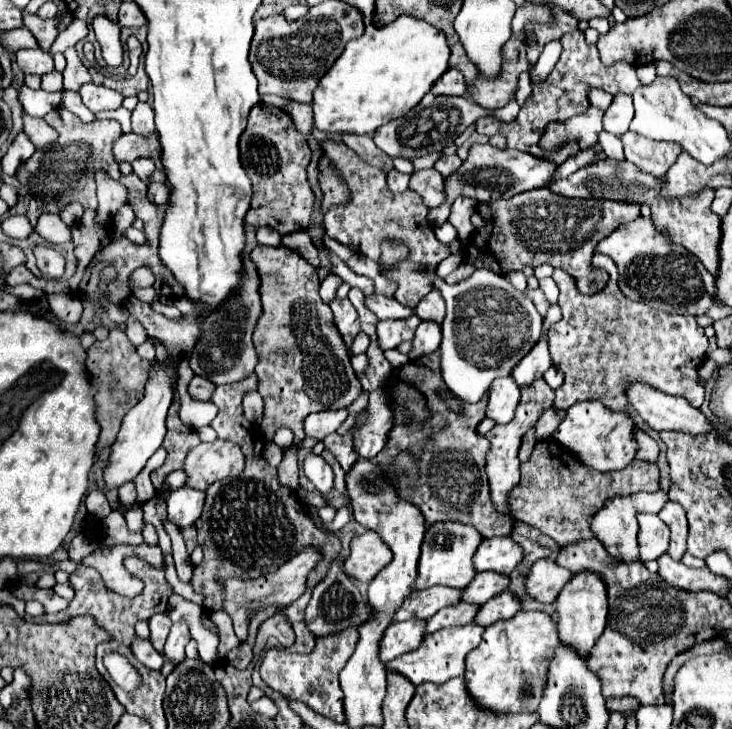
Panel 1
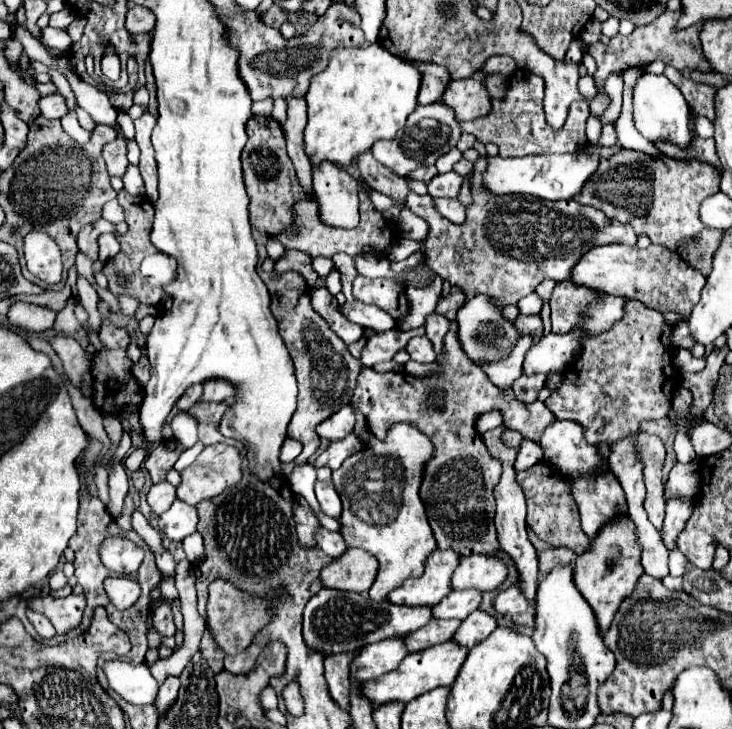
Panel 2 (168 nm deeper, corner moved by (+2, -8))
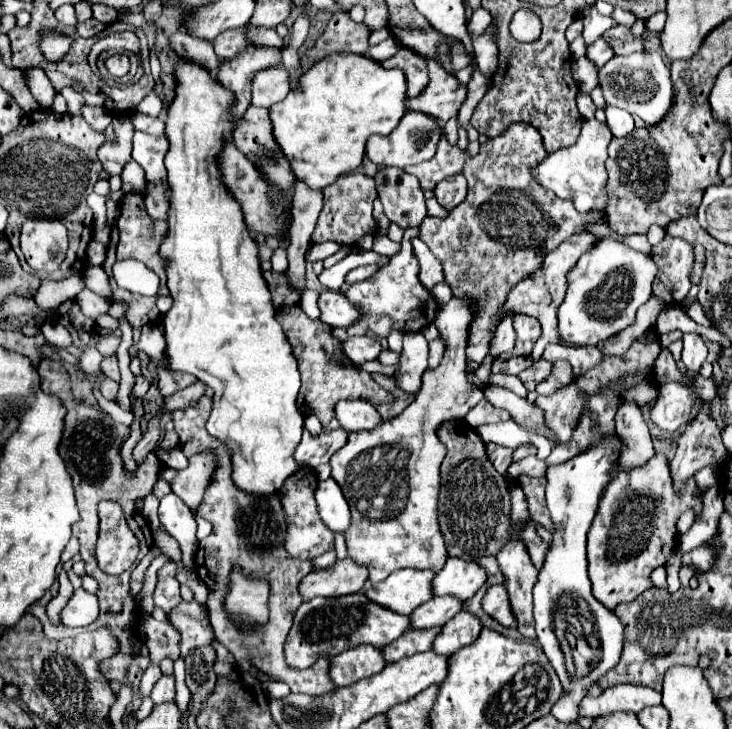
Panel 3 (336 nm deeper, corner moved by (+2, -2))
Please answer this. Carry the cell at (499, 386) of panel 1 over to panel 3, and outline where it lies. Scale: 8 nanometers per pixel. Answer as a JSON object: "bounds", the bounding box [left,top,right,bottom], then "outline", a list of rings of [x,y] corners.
{"bounds":[429,337,445,369],"outline":[[[441,337],[429,343],[429,369],[435,369],[439,365],[439,361],[443,358],[443,353],[445,353],[445,345],[443,345]]]}

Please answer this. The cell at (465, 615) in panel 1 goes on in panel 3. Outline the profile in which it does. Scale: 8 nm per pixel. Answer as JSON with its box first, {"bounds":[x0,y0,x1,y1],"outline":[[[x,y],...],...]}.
{"bounds":[383,629,439,663],"outline":[[[407,629],[399,639],[395,639],[393,643],[383,647],[383,657],[387,663],[393,663],[393,661],[399,661],[409,655],[429,651],[437,633],[439,633],[439,629],[421,629],[421,631]]]}

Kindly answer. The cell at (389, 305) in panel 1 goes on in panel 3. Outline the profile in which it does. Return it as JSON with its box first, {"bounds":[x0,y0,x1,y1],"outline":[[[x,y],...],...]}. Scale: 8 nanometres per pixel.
{"bounds":[319,291,361,327],"outline":[[[321,291],[319,309],[321,309],[319,321],[323,321],[329,327],[347,327],[361,315],[359,309],[355,309],[347,301],[347,297],[337,291]]]}

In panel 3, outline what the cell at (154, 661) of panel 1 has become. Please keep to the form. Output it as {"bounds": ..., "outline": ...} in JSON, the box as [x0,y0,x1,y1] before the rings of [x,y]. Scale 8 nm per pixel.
{"bounds":[151,677,175,705],"outline":[[[161,677],[151,693],[151,699],[155,705],[167,703],[167,701],[175,701],[175,679],[173,677]]]}

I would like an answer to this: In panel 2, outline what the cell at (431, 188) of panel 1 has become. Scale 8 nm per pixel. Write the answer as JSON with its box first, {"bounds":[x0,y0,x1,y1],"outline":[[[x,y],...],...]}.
{"bounds":[405,159,637,307],"outline":[[[479,159],[475,163],[475,175],[471,179],[471,193],[473,193],[473,205],[467,209],[467,221],[463,225],[453,225],[449,223],[443,215],[435,208],[433,198],[427,195],[417,195],[409,191],[405,207],[411,209],[415,215],[423,217],[429,223],[429,237],[425,243],[425,253],[427,253],[427,263],[429,267],[449,281],[451,285],[457,285],[465,291],[467,299],[477,295],[477,293],[487,293],[499,299],[501,307],[509,303],[517,303],[521,297],[529,295],[535,291],[535,287],[545,281],[567,281],[571,279],[571,267],[579,263],[579,259],[591,249],[599,245],[609,245],[609,243],[623,243],[623,245],[635,245],[637,235],[633,227],[627,223],[611,221],[603,211],[595,207],[581,205],[577,201],[545,201],[539,197],[531,195],[503,195],[503,197],[493,197],[487,195],[481,187],[481,173],[485,171],[485,159]]]}

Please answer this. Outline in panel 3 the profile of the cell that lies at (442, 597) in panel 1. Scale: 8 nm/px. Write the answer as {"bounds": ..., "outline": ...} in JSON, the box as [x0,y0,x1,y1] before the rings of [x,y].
{"bounds":[285,593,409,669],"outline":[[[361,593],[333,597],[333,599],[315,597],[313,601],[303,603],[295,613],[293,627],[289,633],[291,637],[287,637],[287,645],[285,645],[285,661],[293,669],[307,669],[319,657],[333,659],[337,655],[337,641],[339,641],[339,653],[357,645],[373,645],[381,649],[387,643],[401,637],[407,627],[409,627],[409,617],[397,615],[389,609],[381,609]]]}

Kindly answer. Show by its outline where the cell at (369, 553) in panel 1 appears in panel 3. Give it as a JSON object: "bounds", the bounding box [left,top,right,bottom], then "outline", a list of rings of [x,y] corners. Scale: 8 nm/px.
{"bounds":[299,557,367,601],"outline":[[[347,557],[327,569],[307,573],[299,583],[299,595],[303,601],[311,601],[313,597],[343,597],[359,593],[365,581],[367,569]]]}

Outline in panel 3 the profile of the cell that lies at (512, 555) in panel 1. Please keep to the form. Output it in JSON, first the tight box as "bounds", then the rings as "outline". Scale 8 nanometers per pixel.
{"bounds":[433,559,485,601],"outline":[[[447,559],[445,567],[433,579],[433,595],[453,595],[459,601],[467,601],[485,583],[485,577],[485,569],[473,561]]]}

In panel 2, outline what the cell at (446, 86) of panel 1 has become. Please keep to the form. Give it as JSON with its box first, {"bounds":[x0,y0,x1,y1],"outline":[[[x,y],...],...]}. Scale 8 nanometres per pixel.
{"bounds":[417,63,451,105],"outline":[[[417,63],[419,71],[423,73],[421,79],[421,91],[419,91],[419,103],[429,105],[435,101],[441,101],[443,91],[447,89],[447,83],[451,83],[451,75],[445,67],[439,67],[435,63]]]}

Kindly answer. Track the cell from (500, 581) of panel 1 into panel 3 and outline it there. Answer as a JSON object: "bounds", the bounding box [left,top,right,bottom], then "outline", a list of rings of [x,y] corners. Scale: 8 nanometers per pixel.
{"bounds":[409,597,461,629],"outline":[[[433,597],[427,603],[419,605],[409,615],[411,629],[431,629],[445,625],[455,613],[461,611],[461,601],[457,597]]]}

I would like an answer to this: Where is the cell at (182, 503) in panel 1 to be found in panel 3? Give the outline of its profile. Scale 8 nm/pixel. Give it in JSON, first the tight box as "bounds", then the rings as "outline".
{"bounds":[159,493,199,569],"outline":[[[169,493],[161,499],[159,521],[161,527],[179,543],[185,569],[191,569],[199,547],[195,544],[197,525],[195,525],[193,511],[175,493]]]}

